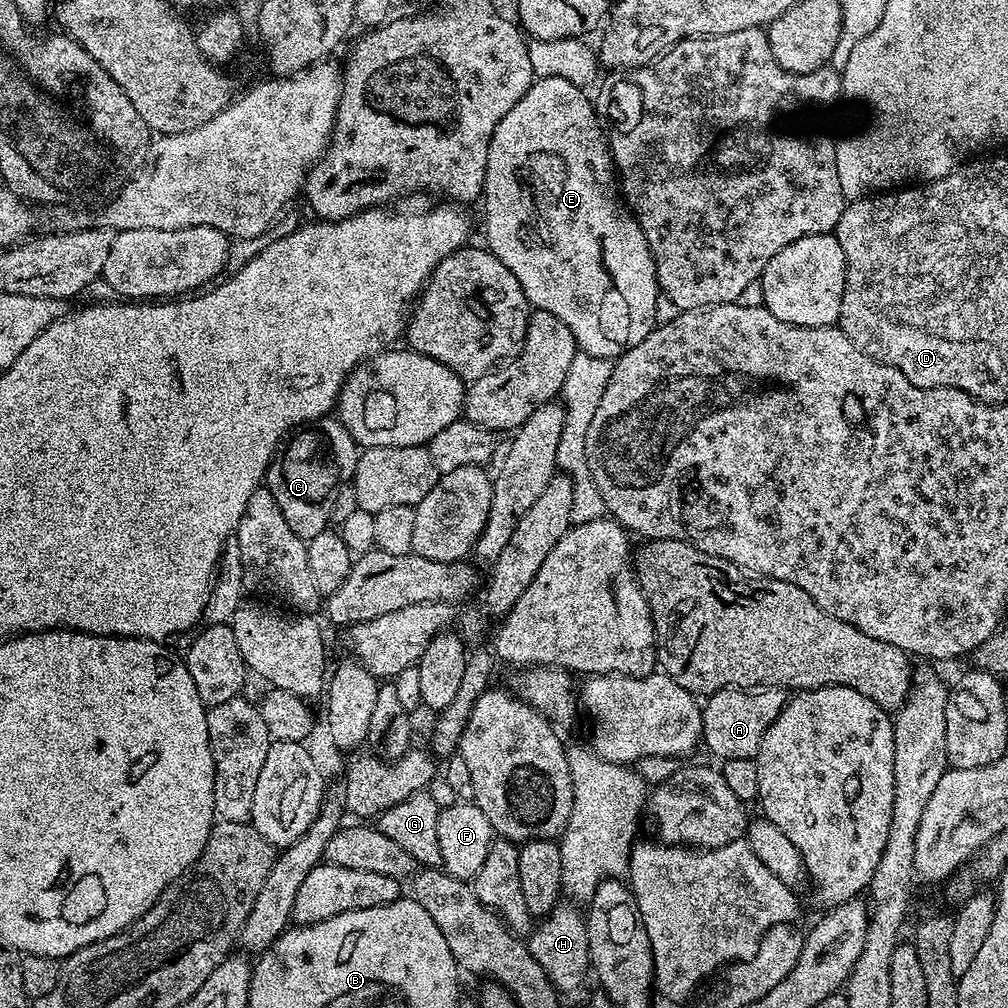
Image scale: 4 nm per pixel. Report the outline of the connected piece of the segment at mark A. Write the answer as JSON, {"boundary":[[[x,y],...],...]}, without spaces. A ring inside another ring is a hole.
{"boundary":[[[724,688],[713,692],[703,705],[704,735],[703,747],[709,748],[720,762],[725,760],[751,760],[760,753],[762,738],[782,710],[788,705],[789,693],[782,688]]]}

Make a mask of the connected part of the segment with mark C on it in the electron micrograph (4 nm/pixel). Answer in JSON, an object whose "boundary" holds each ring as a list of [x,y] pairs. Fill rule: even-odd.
{"boundary":[[[336,418],[312,420],[281,443],[268,467],[266,487],[274,494],[274,502],[278,502],[286,523],[298,538],[307,542],[314,534],[329,531],[334,498],[351,481],[357,455],[356,439]]]}

